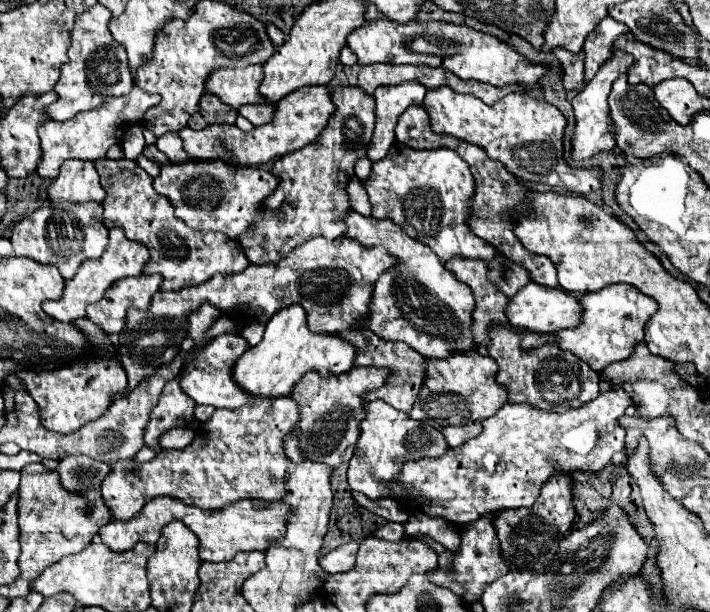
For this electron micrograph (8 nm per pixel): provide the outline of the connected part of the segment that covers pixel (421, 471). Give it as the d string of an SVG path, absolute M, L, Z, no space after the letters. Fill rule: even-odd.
M615 387L603 391L597 399L583 403L579 409L571 409L567 413L539 411L531 405L503 405L493 417L483 421L483 431L479 437L469 439L467 443L447 449L441 457L435 459L419 459L415 463L403 465L403 475L399 475L399 483L405 487L409 499L423 499L419 509L425 515L441 517L451 521L453 525L463 525L479 519L483 513L495 513L501 509L517 509L531 507L543 483L555 473L595 473L611 463L613 453L623 451L625 431L619 425L619 417L631 405L631 397L623 387Z

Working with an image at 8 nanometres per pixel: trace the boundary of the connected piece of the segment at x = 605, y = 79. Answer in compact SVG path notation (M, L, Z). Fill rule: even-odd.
M615 53L607 63L603 63L601 71L591 79L591 83L571 101L573 113L575 113L575 131L571 135L571 159L573 161L585 161L599 151L611 151L615 147L615 139L613 139L613 131L611 131L613 123L611 123L609 111L607 111L607 97L611 91L611 83L619 75L625 75L631 63L633 63L631 55Z

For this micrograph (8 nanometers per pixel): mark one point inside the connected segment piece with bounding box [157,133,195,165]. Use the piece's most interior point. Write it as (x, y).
(171, 145)

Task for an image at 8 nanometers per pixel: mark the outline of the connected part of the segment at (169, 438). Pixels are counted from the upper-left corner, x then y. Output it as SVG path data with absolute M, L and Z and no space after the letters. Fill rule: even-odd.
M173 427L171 431L165 431L159 441L163 449L183 449L193 441L193 435L195 433L189 427Z

